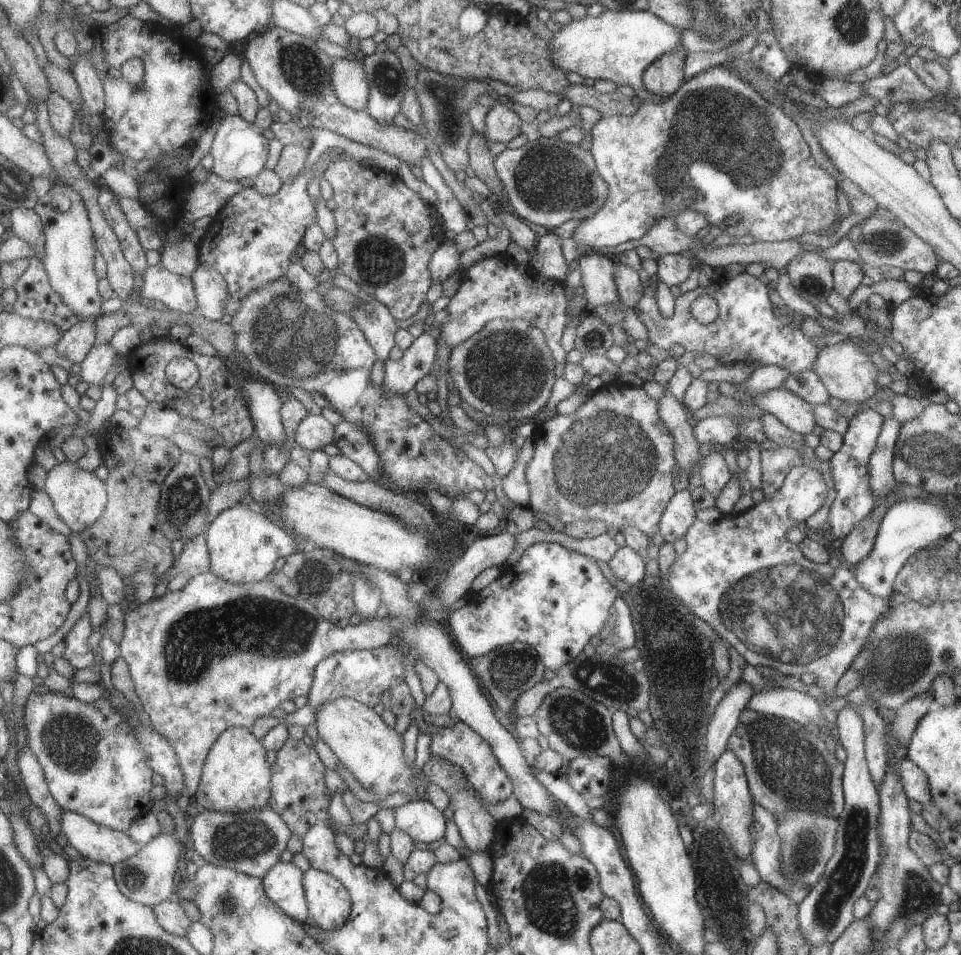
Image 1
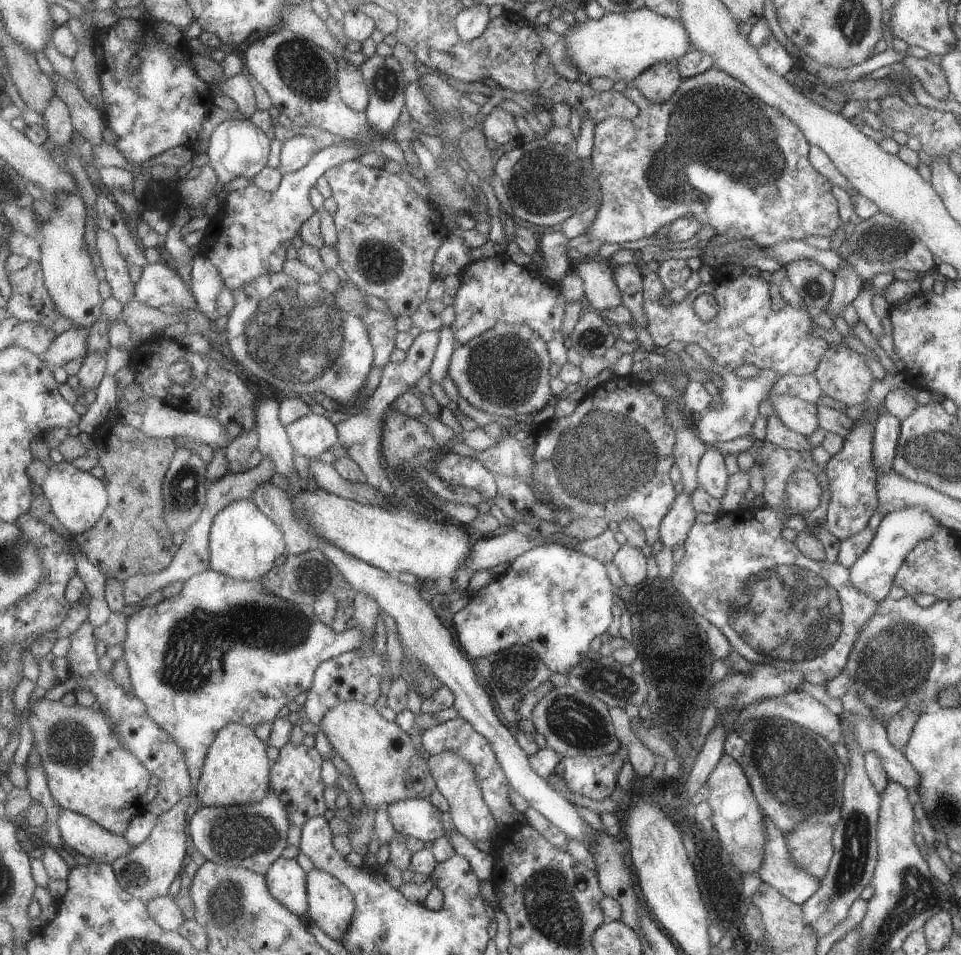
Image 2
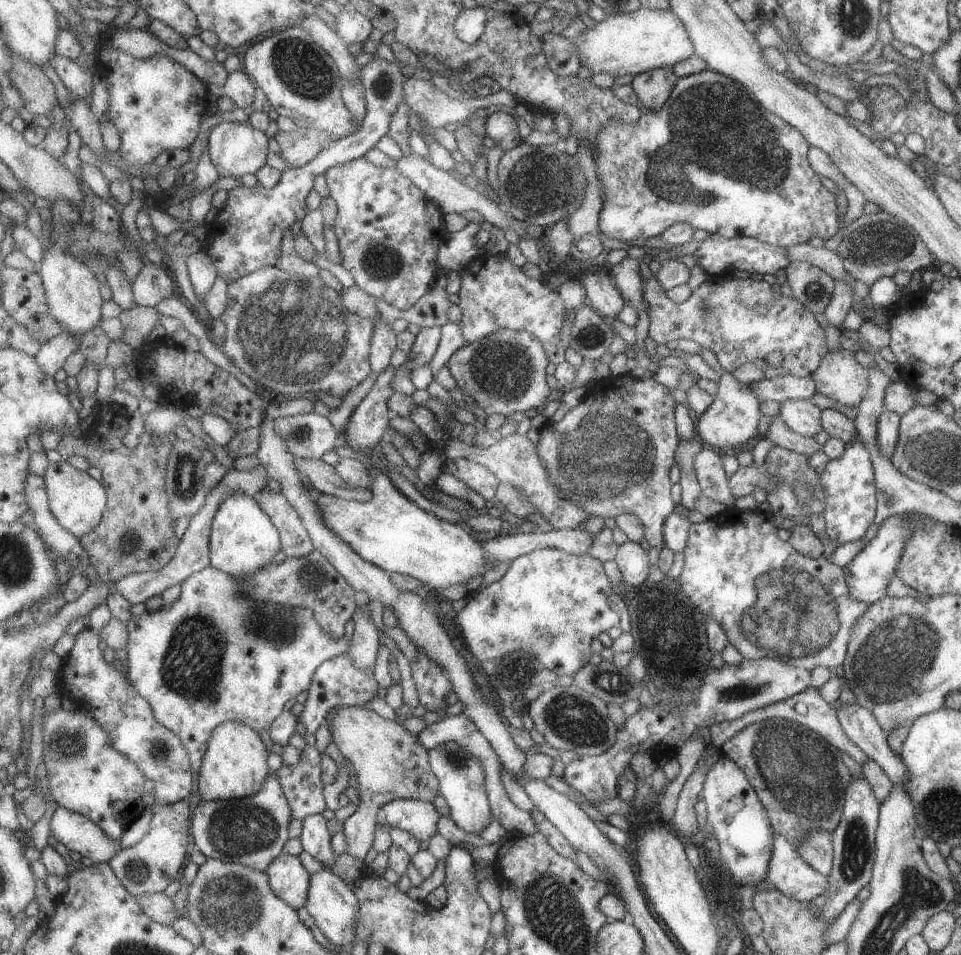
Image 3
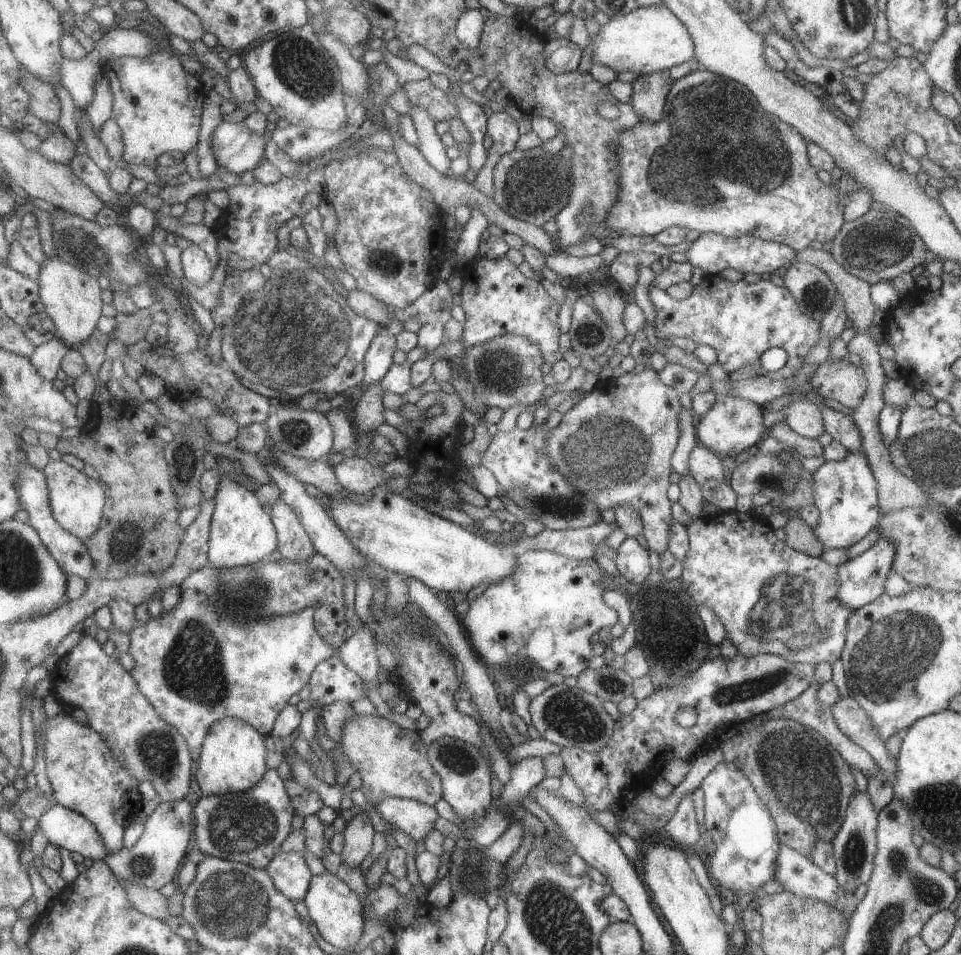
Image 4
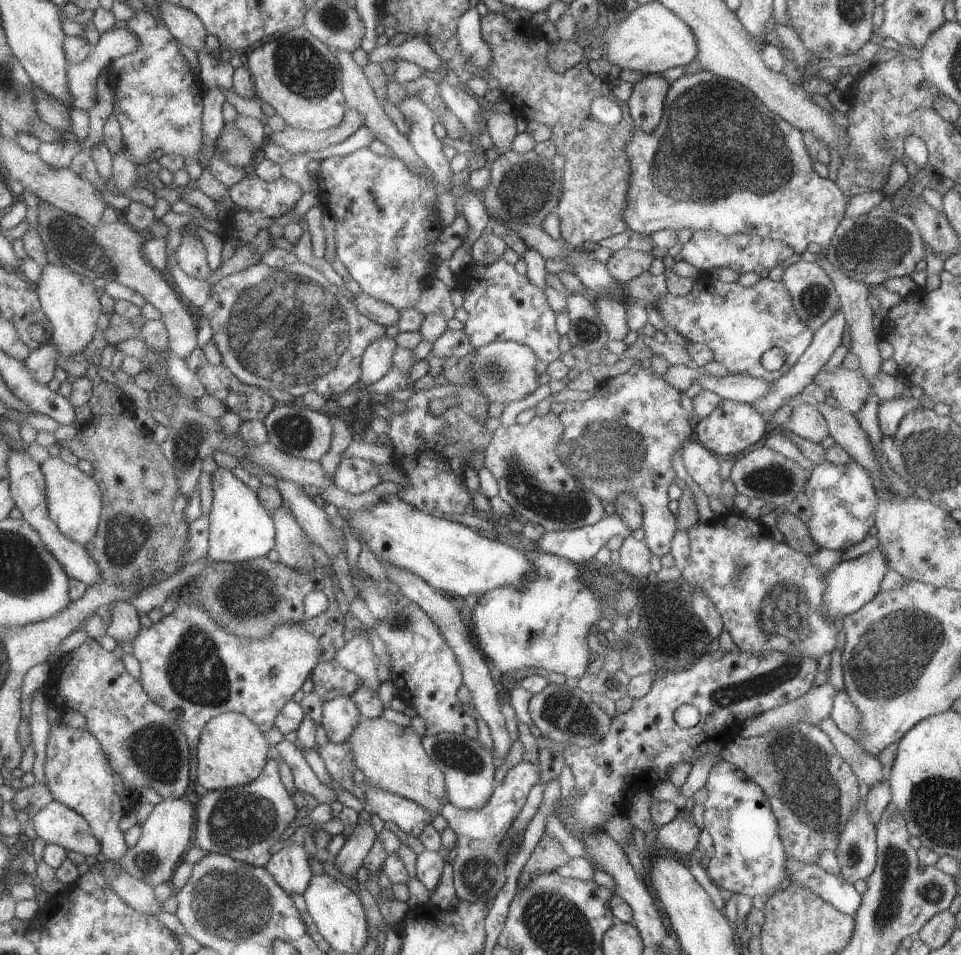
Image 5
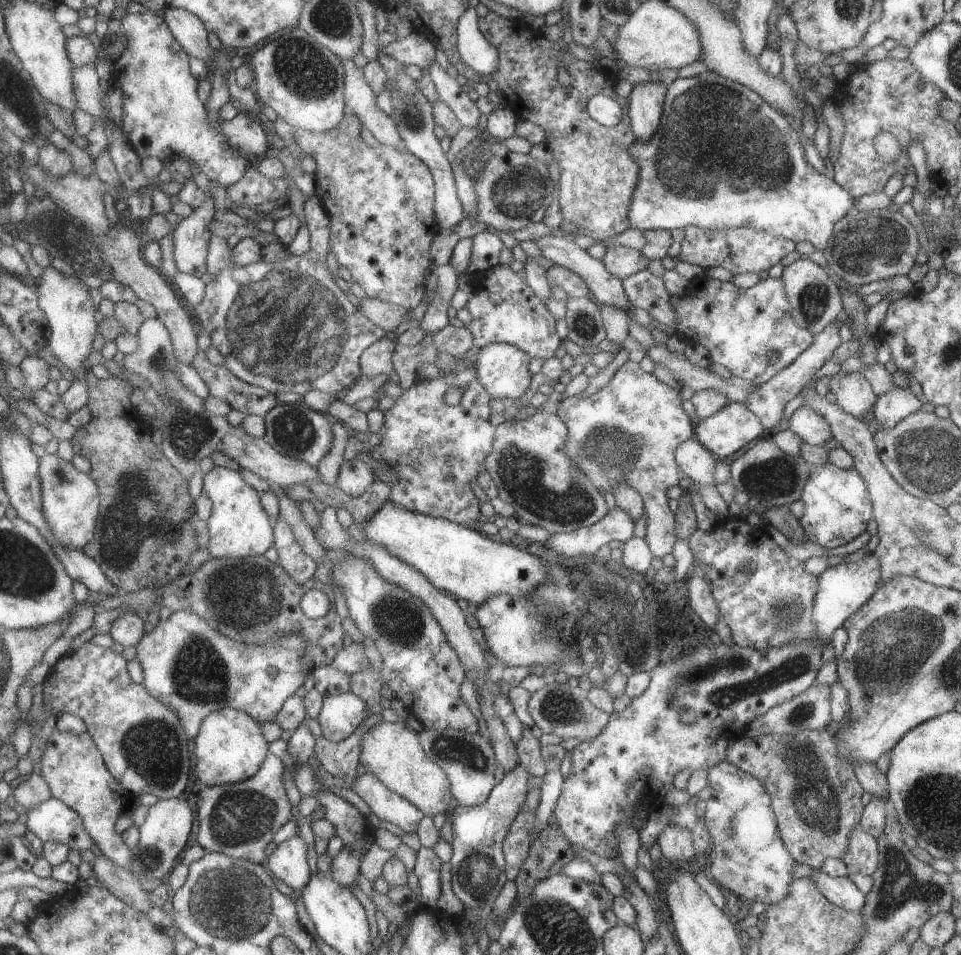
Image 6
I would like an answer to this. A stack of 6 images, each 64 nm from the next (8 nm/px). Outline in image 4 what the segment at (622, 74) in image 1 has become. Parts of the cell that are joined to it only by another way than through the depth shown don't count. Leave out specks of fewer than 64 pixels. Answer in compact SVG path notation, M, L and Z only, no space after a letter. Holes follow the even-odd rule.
M663 4L650 7L639 6L635 11L628 12L625 16L610 18L605 24L599 25L598 31L590 38L591 41L586 47L589 48L592 64L600 64L611 68L616 75L625 71L637 75L646 75L694 59L694 44L687 29Z

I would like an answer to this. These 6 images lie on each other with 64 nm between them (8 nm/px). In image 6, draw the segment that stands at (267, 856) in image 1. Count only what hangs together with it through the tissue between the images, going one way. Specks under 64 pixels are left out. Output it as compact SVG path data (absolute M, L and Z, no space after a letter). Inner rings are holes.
M269 753L261 770L249 780L205 787L197 794L198 825L194 841L209 852L223 853L258 865L267 860L267 846L293 820L293 804L283 782L284 760Z

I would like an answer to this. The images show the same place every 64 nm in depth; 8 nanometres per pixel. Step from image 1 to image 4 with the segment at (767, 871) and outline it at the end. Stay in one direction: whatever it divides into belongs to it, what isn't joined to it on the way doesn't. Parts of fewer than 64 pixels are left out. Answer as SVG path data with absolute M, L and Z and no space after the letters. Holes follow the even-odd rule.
M780 844L775 862L776 865L773 871L773 879L781 884L784 888L783 890L789 891L802 899L817 899L828 905L831 904L831 906L835 906L835 908L839 910L839 912L842 912L846 917L851 916L857 904L857 900L855 900L853 893L845 893L837 884L833 875L825 874L820 868L817 868L807 856L801 856L792 848Z

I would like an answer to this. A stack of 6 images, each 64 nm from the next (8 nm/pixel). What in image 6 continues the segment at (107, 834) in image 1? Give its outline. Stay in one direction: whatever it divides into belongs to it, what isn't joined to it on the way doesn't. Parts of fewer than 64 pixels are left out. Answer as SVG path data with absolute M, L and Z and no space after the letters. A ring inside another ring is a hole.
M55 797L27 812L26 823L43 844L47 841L63 843L77 851L91 850L96 844L83 817Z

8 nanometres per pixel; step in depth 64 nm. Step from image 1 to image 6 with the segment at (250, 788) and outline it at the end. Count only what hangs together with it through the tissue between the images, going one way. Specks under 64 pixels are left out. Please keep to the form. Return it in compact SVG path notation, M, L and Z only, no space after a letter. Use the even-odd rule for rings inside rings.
M231 707L212 712L201 725L195 741L196 773L207 787L235 784L253 778L270 753L269 742L265 740L260 724L249 713Z

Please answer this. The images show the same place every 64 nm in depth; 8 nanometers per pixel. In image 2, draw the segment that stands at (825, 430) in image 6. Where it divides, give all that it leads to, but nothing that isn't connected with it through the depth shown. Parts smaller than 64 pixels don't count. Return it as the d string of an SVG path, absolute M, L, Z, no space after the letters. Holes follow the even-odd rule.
M788 394L773 395L769 402L774 414L789 430L809 436L819 427L816 405Z

